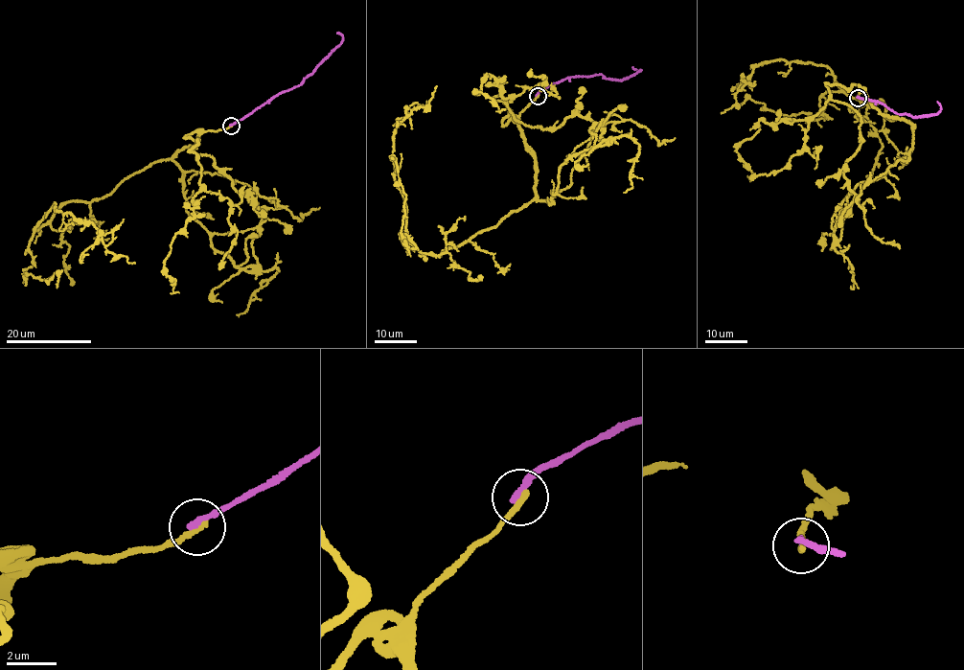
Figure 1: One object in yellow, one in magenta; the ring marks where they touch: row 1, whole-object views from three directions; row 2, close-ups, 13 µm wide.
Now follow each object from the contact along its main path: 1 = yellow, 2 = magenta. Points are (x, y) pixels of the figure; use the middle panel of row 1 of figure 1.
1: (537, 95), (518, 120), (535, 196), (439, 256), (407, 237), (393, 150), (400, 120), (436, 85)
2: (537, 95), (571, 77), (600, 74), (607, 79), (627, 79), (640, 70), (631, 67)

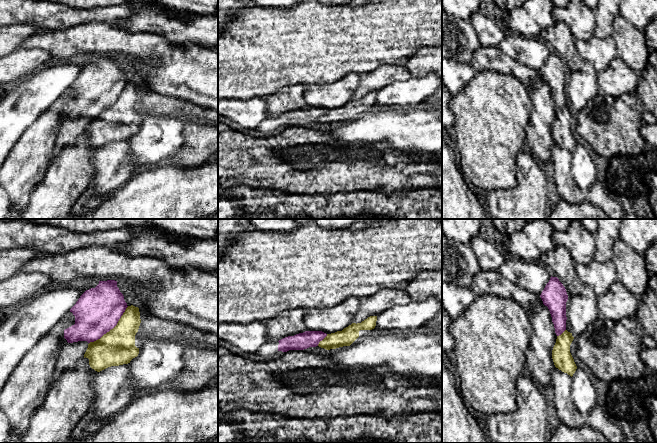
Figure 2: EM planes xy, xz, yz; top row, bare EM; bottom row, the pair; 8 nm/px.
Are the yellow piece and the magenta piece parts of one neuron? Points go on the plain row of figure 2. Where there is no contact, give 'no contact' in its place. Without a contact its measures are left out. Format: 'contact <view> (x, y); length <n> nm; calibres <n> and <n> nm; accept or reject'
contact xy (111, 105); length 440 nm; calibres 280 and 360 nm; reject

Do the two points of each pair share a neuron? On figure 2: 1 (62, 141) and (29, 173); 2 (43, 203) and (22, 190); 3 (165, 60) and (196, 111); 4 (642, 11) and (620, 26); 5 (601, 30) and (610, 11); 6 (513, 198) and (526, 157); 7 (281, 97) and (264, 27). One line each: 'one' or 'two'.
1: two
2: two
3: two
4: two
5: one
6: one
7: two

